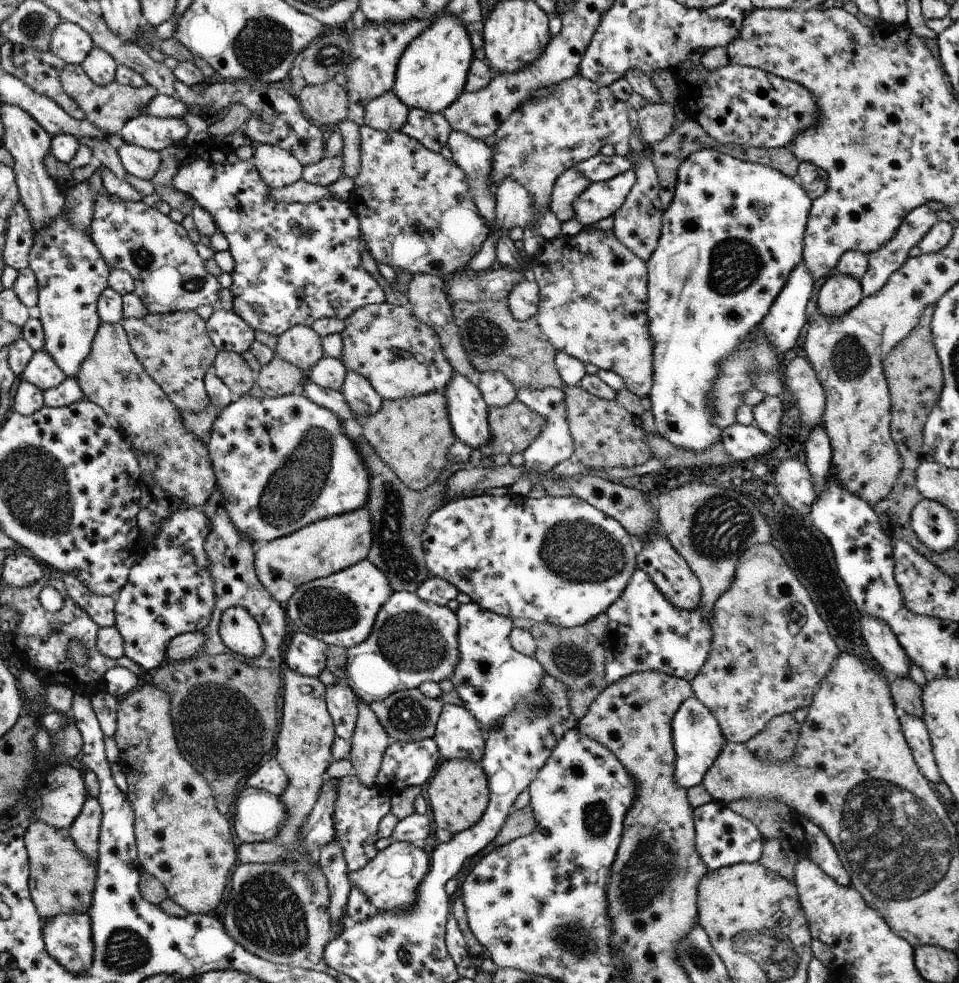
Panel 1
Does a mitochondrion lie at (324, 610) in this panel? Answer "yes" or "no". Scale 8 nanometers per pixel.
yes

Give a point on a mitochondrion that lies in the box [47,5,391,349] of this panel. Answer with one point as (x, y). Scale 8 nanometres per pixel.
(262, 45)

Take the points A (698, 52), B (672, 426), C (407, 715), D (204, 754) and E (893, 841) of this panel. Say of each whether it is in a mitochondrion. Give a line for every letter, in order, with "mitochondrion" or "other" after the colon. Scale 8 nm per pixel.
A: other
B: other
C: mitochondrion
D: mitochondrion
E: mitochondrion

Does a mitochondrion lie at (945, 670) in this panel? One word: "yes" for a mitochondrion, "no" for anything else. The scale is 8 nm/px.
no

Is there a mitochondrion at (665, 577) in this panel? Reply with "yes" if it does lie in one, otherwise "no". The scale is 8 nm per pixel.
no

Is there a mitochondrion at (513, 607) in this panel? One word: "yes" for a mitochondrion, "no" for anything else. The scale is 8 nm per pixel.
no

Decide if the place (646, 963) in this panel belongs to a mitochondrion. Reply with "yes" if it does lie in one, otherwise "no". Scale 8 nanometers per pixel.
no

